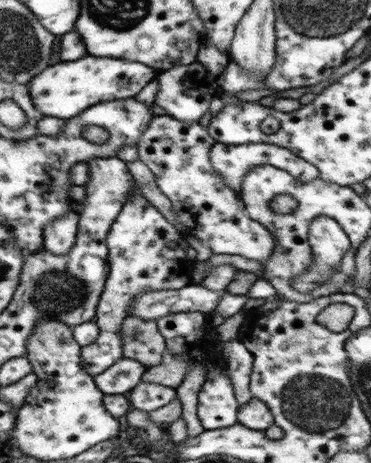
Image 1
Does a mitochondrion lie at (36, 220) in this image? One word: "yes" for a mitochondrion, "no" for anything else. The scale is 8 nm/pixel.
no

